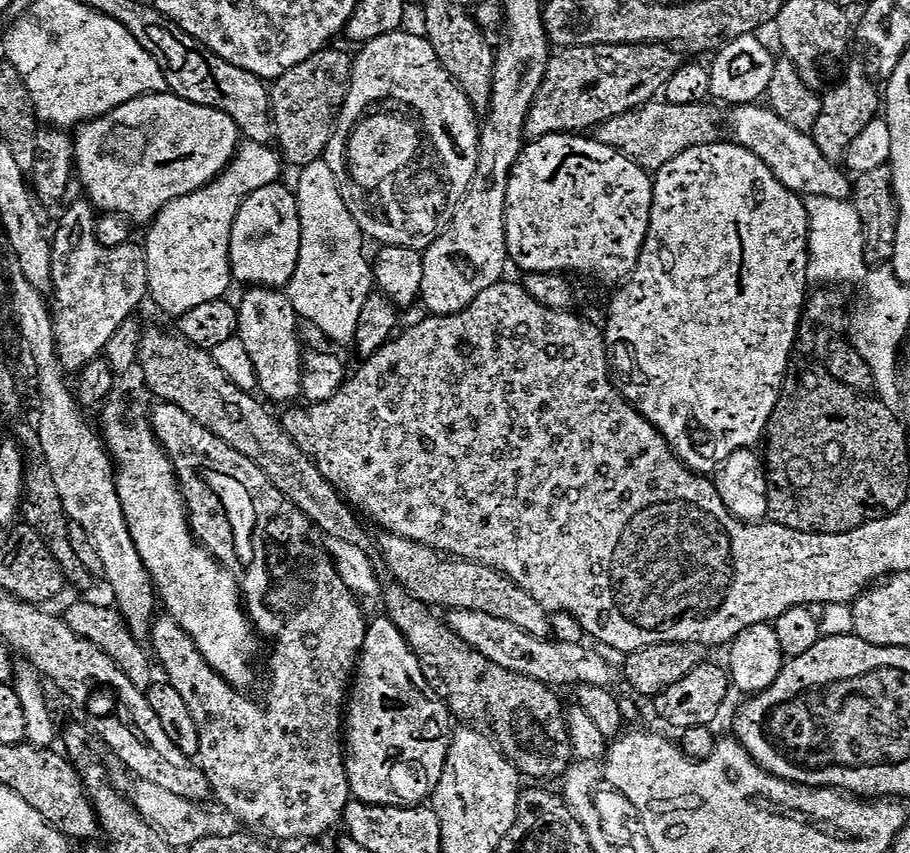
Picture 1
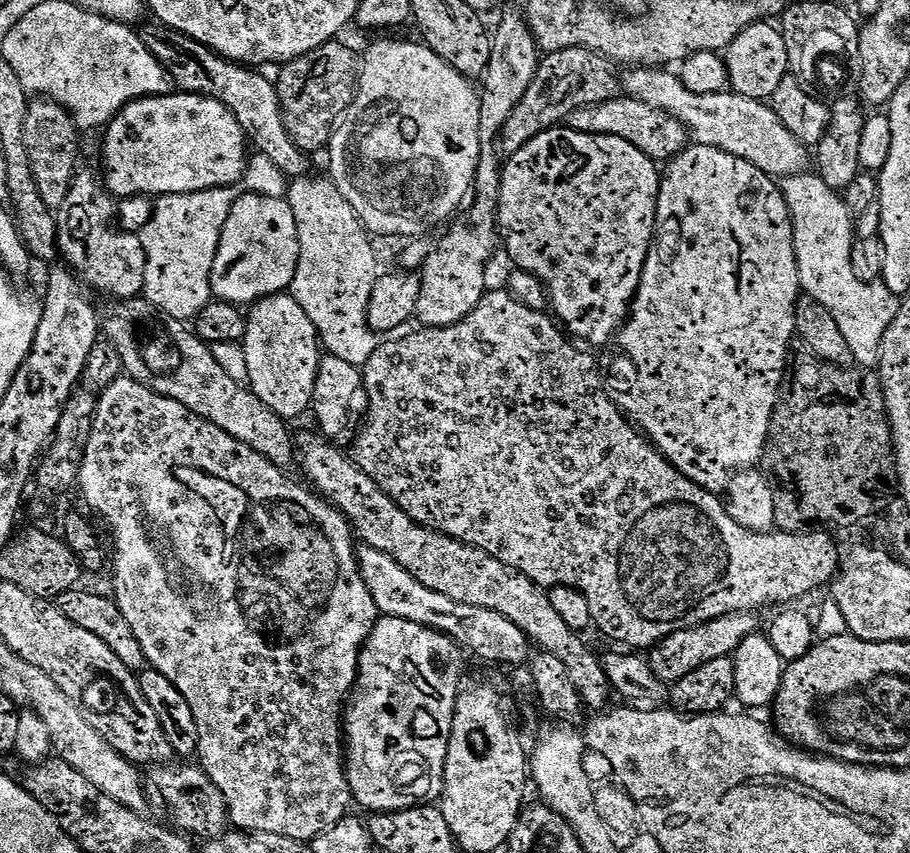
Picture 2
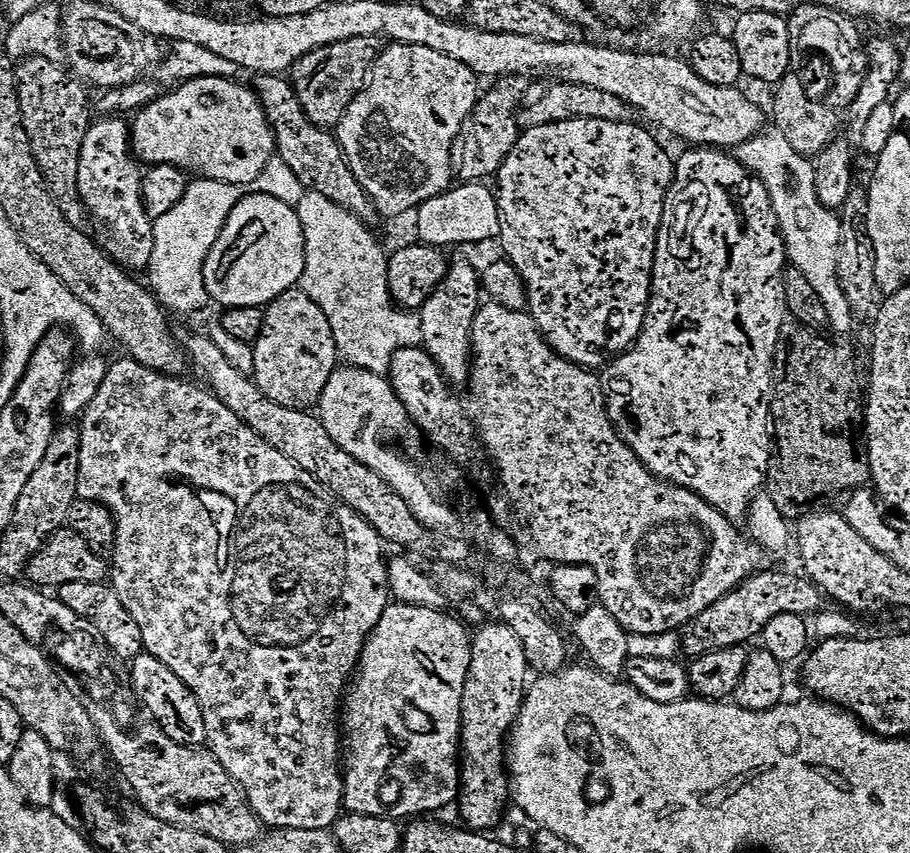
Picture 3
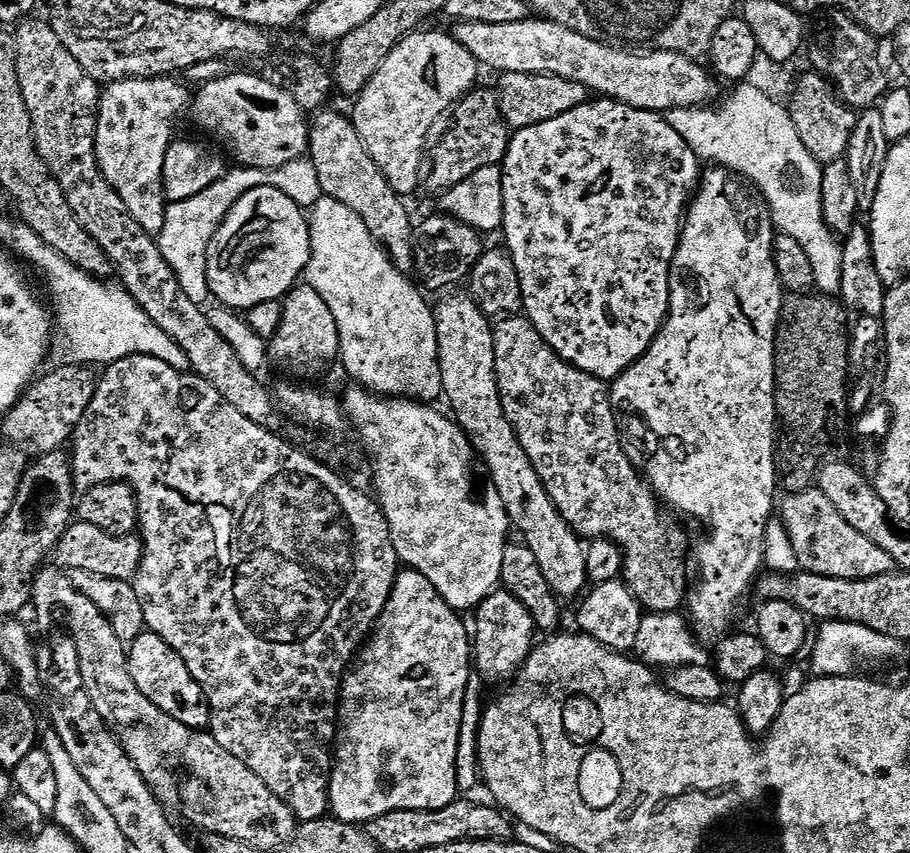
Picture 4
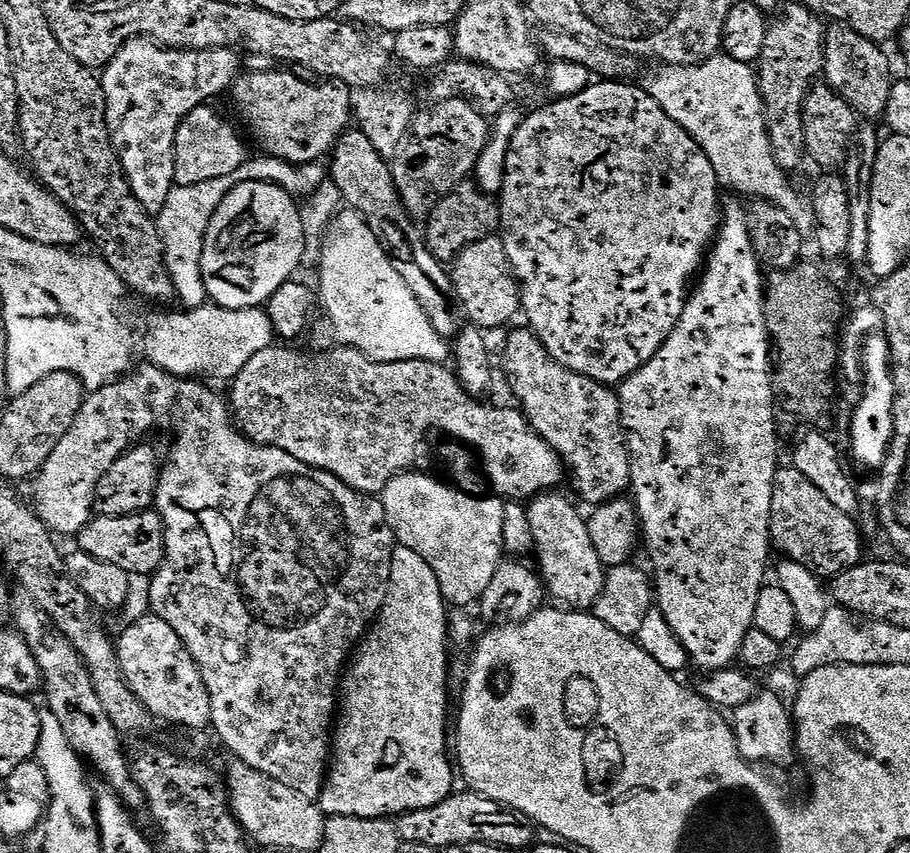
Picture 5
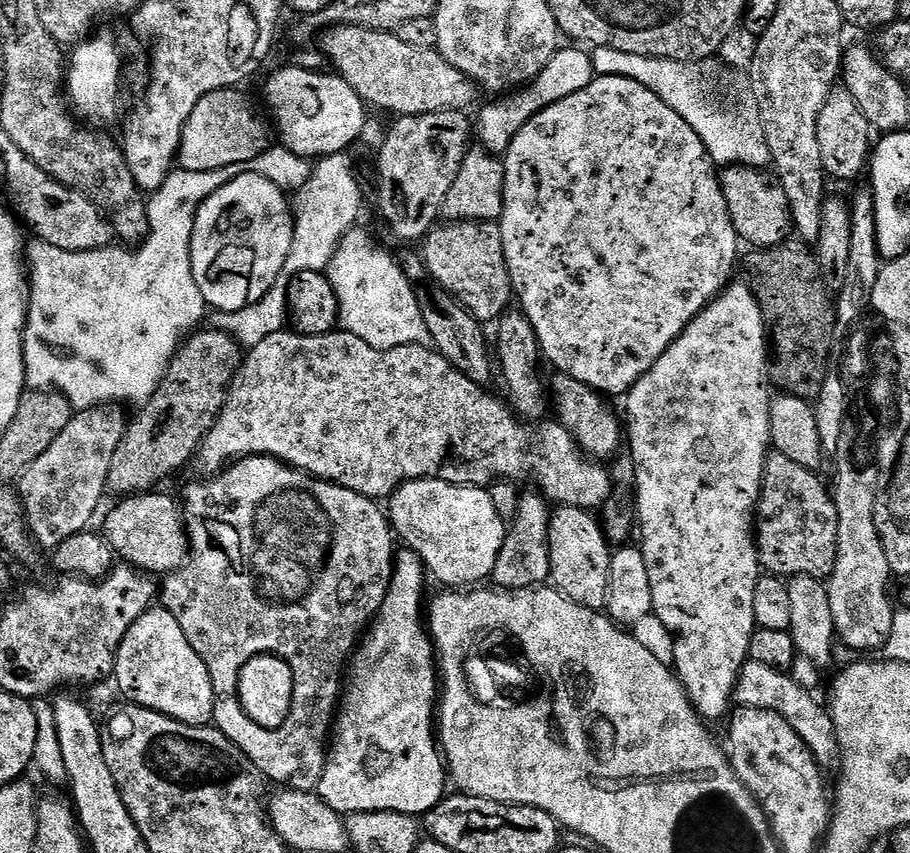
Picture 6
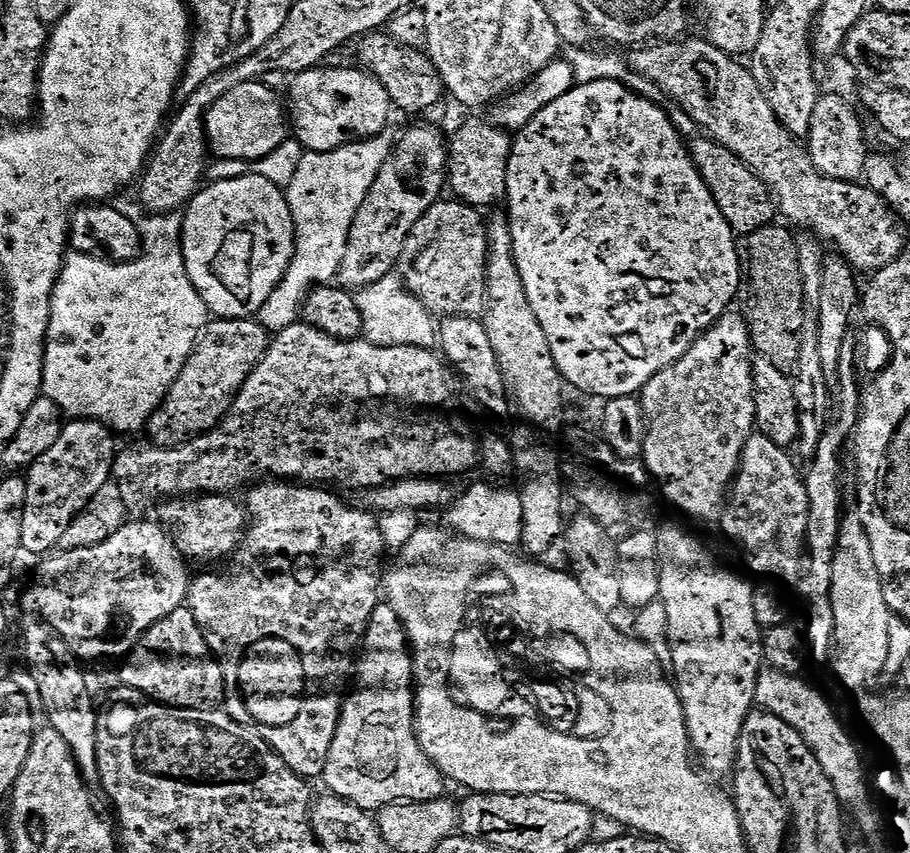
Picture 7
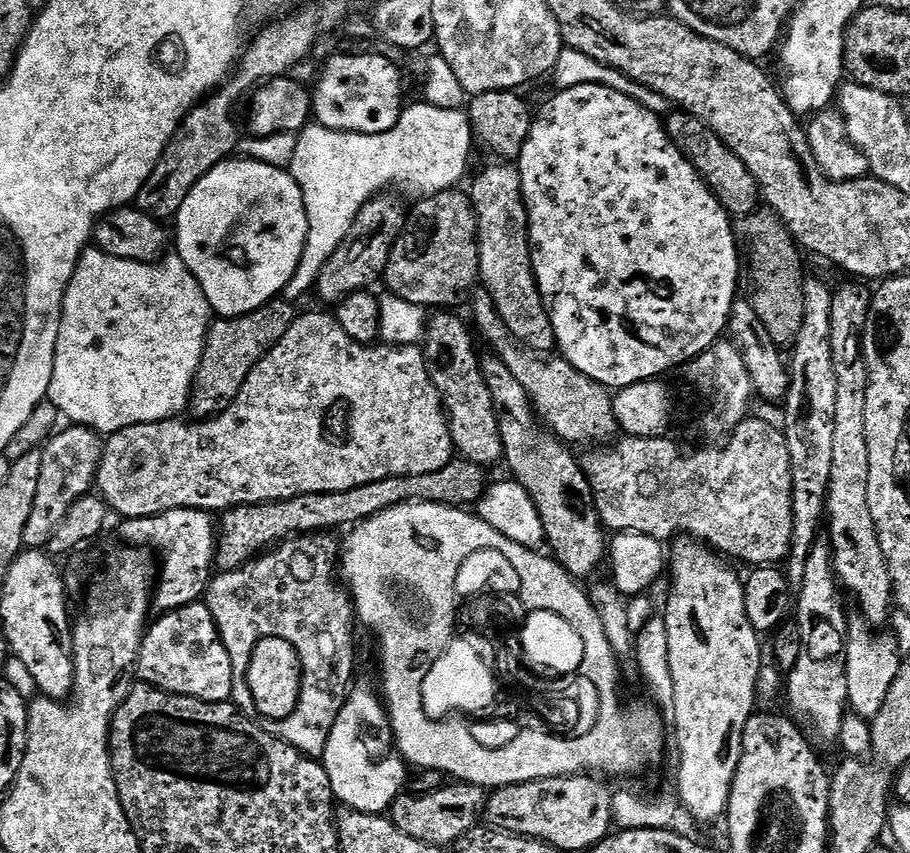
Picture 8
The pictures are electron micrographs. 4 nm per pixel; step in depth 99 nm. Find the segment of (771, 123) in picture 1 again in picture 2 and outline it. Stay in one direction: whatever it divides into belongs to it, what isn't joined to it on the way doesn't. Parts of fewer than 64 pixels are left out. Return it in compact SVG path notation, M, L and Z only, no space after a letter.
M642 68L630 73L628 78L627 95L673 113L694 133L697 141L715 144L738 157L744 157L773 178L793 176L809 167L809 149L786 128L782 118L778 118L778 114L774 114L765 101L746 98L731 90L710 94L691 93L675 71L663 72L660 68Z

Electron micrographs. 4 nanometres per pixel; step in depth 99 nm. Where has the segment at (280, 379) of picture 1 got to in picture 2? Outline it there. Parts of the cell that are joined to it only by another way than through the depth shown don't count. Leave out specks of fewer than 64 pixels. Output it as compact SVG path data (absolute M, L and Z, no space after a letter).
M291 293L263 296L249 307L240 350L245 358L248 386L266 406L285 420L311 409L322 346L316 327Z

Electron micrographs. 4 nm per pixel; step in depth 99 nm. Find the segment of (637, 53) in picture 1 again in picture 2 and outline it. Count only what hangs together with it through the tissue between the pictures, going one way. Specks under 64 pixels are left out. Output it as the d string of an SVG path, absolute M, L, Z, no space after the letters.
M563 48L547 53L539 61L536 79L505 122L502 133L503 147L505 144L509 153L516 152L544 129L559 125L563 116L571 117L577 110L621 95L622 80L620 82L616 77L612 63L609 57L591 52L588 48Z

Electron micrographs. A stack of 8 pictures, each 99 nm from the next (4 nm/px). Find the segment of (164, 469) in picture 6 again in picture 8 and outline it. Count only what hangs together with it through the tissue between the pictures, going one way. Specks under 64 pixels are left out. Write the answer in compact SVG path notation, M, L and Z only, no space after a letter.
M287 299L271 300L266 306L245 316L229 316L211 321L208 337L204 343L204 353L196 381L192 383L192 396L188 400L187 411L193 412L197 421L211 420L228 409L238 398L250 370L276 343L284 337L286 330L298 315L297 309Z

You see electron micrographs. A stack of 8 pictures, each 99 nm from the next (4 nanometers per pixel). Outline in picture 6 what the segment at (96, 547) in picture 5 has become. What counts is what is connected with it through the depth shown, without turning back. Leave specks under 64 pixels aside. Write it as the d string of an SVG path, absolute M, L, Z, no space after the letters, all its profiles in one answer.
M153 490L139 496L121 499L117 508L108 512L102 535L116 551L121 561L149 574L175 573L188 563L190 545L188 526L179 499L163 496L163 491Z

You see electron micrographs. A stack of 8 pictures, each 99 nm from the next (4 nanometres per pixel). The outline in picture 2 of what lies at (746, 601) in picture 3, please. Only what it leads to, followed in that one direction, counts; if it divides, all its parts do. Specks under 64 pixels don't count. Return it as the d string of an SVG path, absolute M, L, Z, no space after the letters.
M735 611L734 614L723 615L722 618L712 619L698 627L683 628L653 645L649 651L650 668L664 684L673 684L684 678L696 668L720 657L729 657L745 638L757 633L758 616L753 612Z

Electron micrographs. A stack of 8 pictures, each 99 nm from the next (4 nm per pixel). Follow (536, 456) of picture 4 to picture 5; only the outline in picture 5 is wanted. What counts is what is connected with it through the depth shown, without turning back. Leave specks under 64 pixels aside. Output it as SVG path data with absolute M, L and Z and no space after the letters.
M524 328L518 329L517 332L509 331L508 341L504 344L504 368L508 371L512 392L516 395L515 403L528 417L533 430L560 455L571 479L572 476L576 479L577 494L586 503L601 506L609 500L623 497L632 483L632 458L620 418L619 395L609 385L600 384L562 366L548 353L535 332Z

